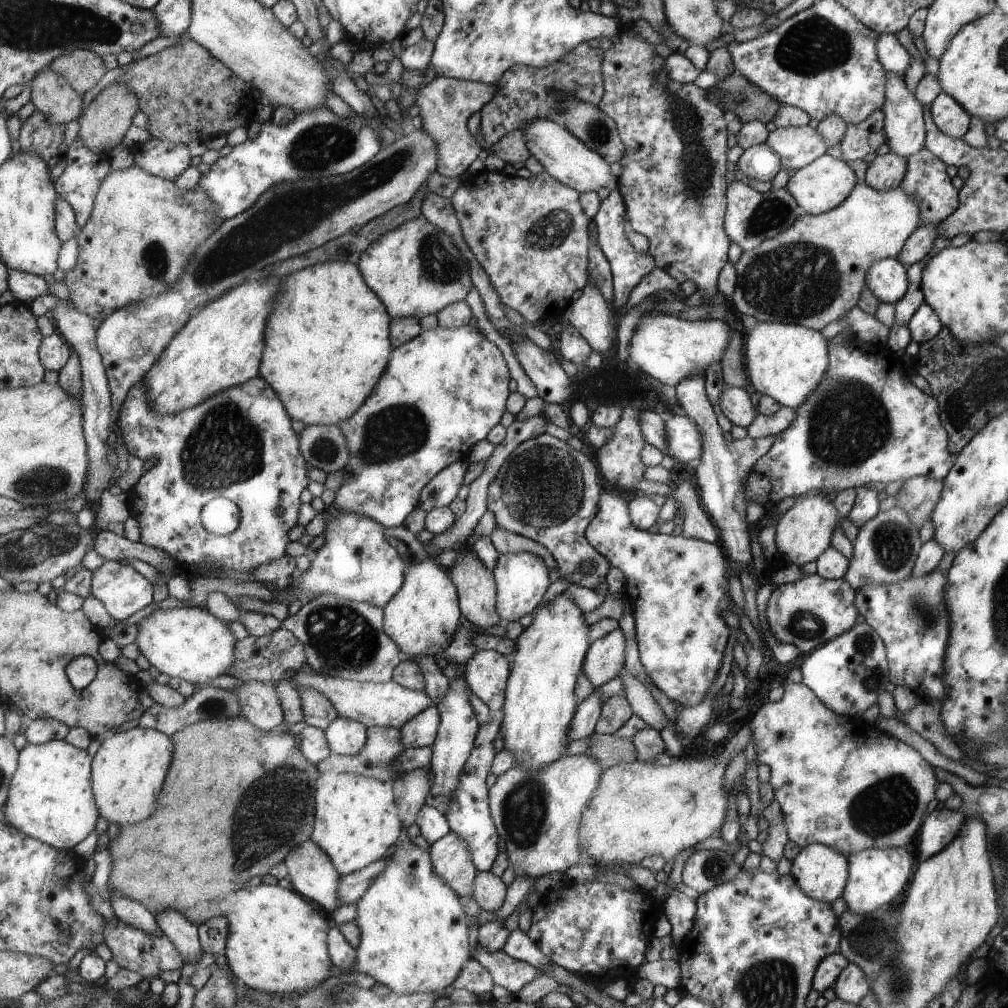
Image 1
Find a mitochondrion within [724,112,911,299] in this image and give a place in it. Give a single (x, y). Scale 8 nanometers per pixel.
(770, 214)

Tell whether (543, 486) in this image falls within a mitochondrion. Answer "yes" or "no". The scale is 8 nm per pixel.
yes

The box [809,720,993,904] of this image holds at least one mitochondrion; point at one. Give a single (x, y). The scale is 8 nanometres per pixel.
(876, 811)

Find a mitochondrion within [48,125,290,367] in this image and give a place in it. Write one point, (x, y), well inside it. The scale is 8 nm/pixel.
(154, 257)

